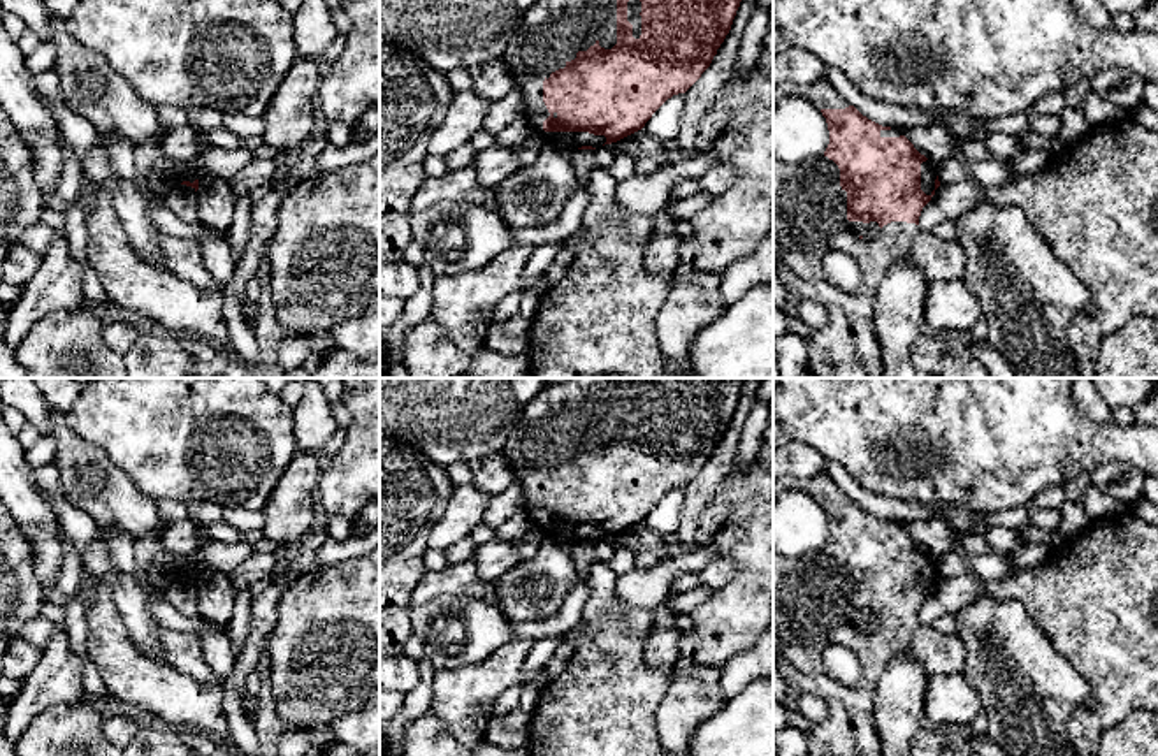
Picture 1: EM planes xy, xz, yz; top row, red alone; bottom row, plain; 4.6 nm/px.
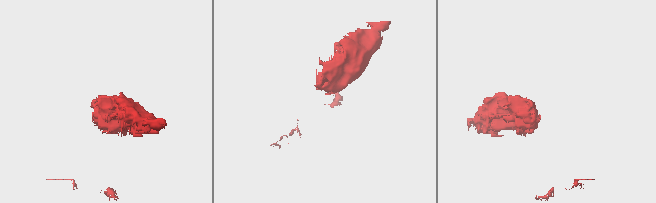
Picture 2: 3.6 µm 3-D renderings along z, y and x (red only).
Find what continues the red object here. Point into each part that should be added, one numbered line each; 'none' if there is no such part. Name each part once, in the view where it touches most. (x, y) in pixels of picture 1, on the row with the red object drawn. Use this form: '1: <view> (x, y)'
1: xz (552, 32)

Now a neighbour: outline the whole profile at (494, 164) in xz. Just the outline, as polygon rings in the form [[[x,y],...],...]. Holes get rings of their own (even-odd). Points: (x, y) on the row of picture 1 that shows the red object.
[[[496,144],[476,153],[474,167],[476,183],[481,188],[494,188],[506,176],[517,172],[522,167],[522,162],[518,160],[515,148]]]

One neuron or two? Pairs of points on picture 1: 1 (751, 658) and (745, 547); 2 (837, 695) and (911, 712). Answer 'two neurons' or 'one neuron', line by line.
1: two neurons
2: two neurons

